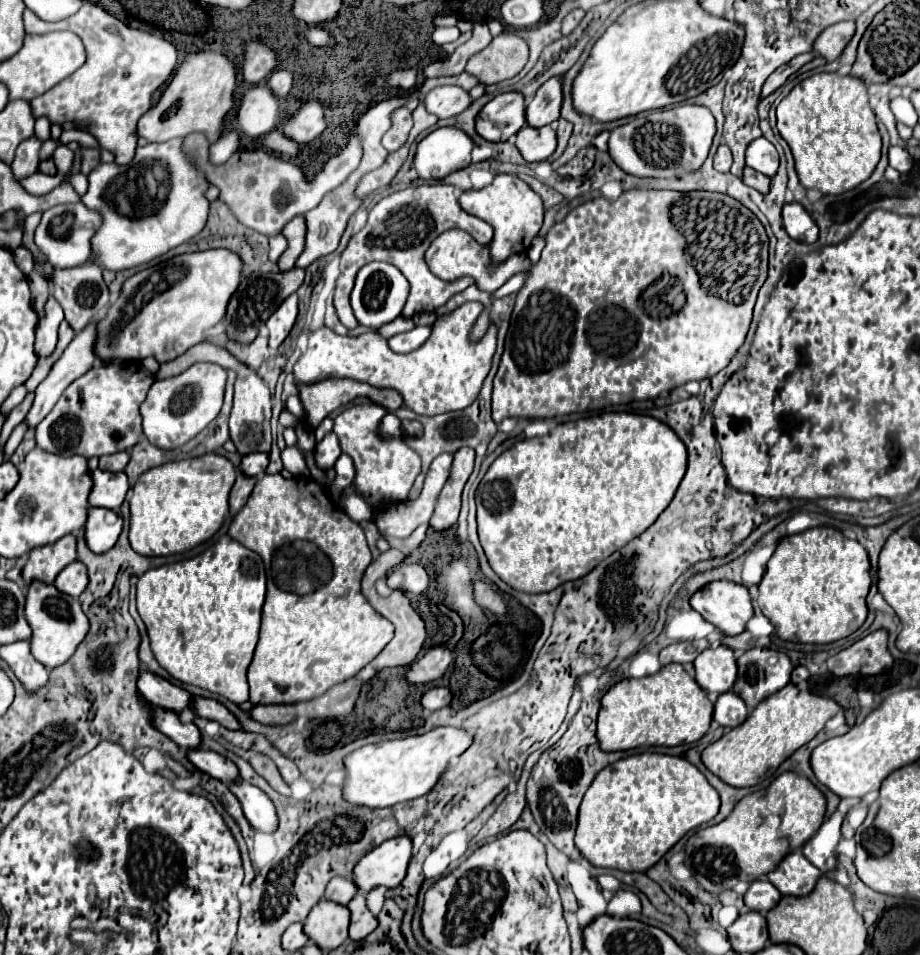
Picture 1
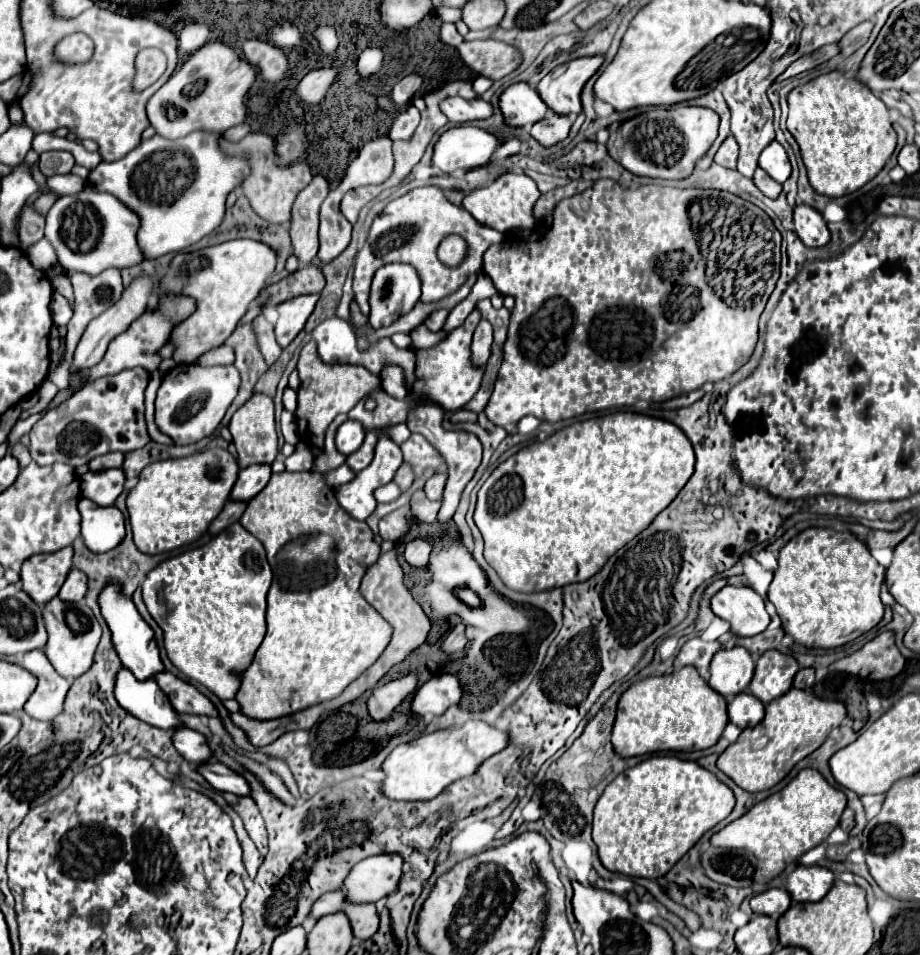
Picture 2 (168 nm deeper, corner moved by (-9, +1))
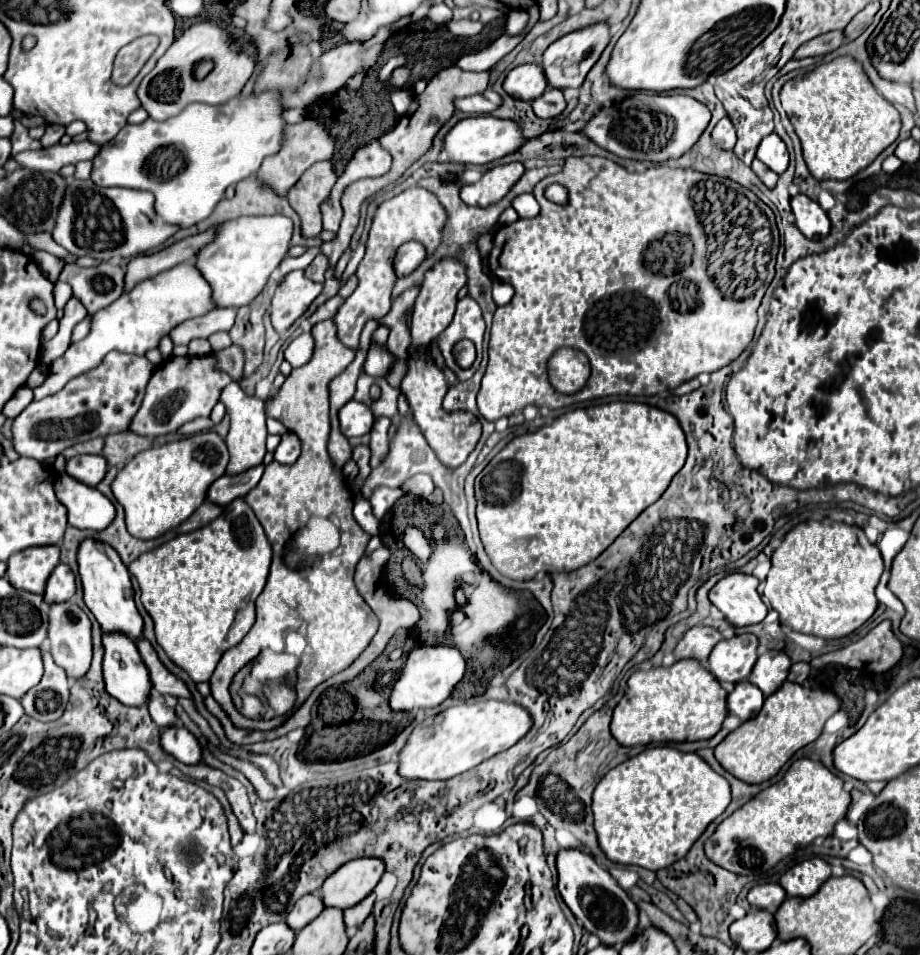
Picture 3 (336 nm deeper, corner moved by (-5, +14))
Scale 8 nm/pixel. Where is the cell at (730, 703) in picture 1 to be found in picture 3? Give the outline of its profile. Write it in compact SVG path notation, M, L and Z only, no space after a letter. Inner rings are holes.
M742 680L728 694L728 712L738 716L744 722L760 712L762 702L764 702L764 694L756 686L752 686L748 680Z

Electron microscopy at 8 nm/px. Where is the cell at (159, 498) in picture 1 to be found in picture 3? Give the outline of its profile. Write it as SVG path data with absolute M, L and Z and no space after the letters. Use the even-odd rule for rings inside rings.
M200 432L186 440L152 446L118 472L112 482L114 498L126 510L128 532L140 540L152 540L178 528L206 500L206 492L228 466L226 442L216 432Z

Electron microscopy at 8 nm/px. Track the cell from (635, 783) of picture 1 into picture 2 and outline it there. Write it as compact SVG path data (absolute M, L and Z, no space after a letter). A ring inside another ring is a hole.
M670 755L650 757L636 767L620 773L602 793L594 809L592 839L598 845L602 865L620 875L658 879L666 875L696 843L698 839L726 819L734 809L734 793L718 781L710 771L700 767L696 761L682 761Z

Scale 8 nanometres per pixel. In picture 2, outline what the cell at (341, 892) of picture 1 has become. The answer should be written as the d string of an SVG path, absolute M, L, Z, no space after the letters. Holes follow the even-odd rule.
M332 891L332 893L324 893L314 905L312 905L312 911L310 911L310 917L312 919L322 919L324 915L332 915L332 913L338 913L344 905L344 895L342 891Z

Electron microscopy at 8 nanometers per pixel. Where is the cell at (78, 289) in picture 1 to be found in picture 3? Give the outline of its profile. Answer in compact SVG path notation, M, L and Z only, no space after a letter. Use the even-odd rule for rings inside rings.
M102 262L90 268L64 264L58 280L72 286L74 296L84 304L88 314L94 314L122 296L124 268Z

